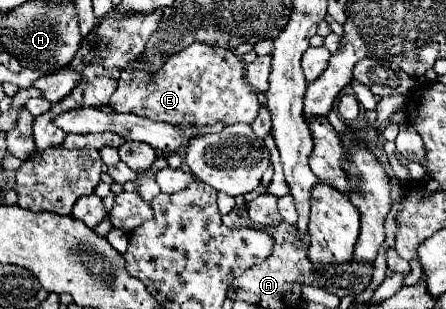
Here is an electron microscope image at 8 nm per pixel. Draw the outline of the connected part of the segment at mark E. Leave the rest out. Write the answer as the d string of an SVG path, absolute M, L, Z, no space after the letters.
M190 44L182 52L170 56L160 72L152 78L132 62L120 76L118 88L110 98L110 106L116 112L132 112L156 122L182 124L182 126L212 126L222 122L224 126L246 122L252 124L258 116L256 92L246 84L242 60L226 50L208 44Z

